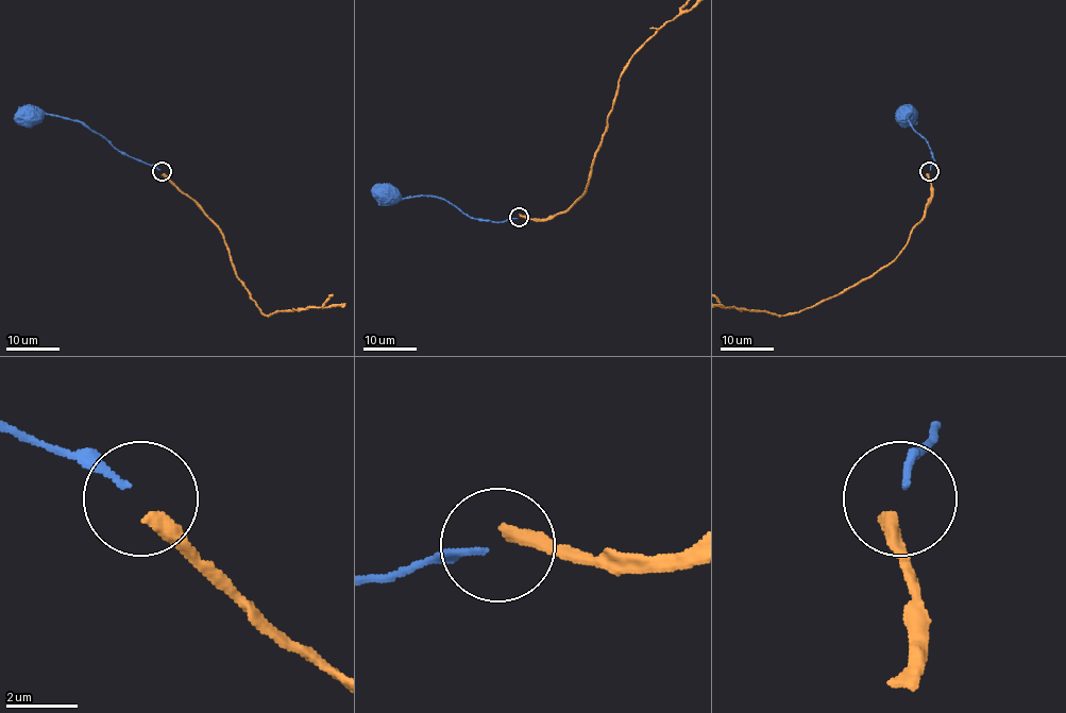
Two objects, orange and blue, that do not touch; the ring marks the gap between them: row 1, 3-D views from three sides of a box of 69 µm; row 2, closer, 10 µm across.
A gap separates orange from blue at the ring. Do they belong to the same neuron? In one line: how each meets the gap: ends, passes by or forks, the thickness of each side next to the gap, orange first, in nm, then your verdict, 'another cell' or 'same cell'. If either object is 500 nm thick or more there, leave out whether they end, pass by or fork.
orange ends; blue ends; calibres 440 and 160 nm; another cell

